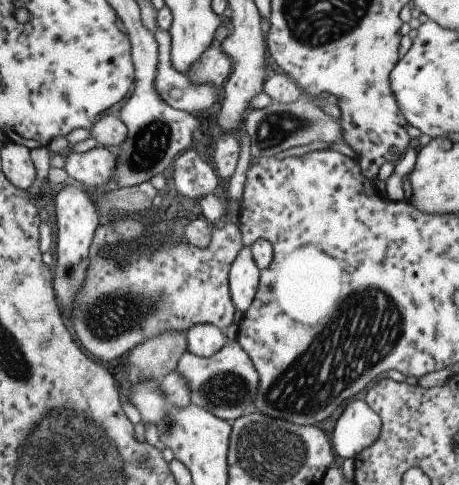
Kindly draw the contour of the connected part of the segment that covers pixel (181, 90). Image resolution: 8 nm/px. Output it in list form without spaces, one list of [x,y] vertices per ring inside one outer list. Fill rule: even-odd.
[[[158,27],[154,30],[158,43],[158,70],[154,78],[154,88],[160,98],[176,110],[196,113],[198,110],[210,110],[221,102],[222,91],[214,84],[194,84],[178,72],[171,63],[171,38],[167,30]]]

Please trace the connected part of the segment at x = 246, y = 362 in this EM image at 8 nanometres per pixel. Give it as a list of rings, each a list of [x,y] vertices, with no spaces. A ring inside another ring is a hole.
[[[228,340],[224,348],[221,348],[220,352],[216,352],[210,358],[200,358],[200,356],[190,354],[188,350],[184,350],[180,354],[180,360],[176,362],[176,369],[172,370],[172,372],[178,372],[180,376],[186,378],[186,382],[190,386],[190,394],[192,394],[189,404],[204,407],[204,410],[212,412],[212,414],[216,415],[216,418],[220,418],[224,422],[236,420],[241,416],[257,411],[256,406],[254,406],[254,398],[256,398],[256,392],[258,392],[258,372],[252,364],[252,360],[250,360],[250,357],[237,340]]]

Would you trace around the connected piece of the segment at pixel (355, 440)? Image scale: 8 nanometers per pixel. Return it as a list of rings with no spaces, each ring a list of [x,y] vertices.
[[[352,400],[334,424],[332,448],[340,458],[353,458],[380,436],[380,416],[363,400]]]

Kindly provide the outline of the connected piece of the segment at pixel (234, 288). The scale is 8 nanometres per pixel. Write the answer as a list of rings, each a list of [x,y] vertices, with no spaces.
[[[248,245],[240,250],[240,254],[236,254],[236,260],[228,272],[228,288],[236,310],[245,313],[250,308],[258,290],[260,270]]]

